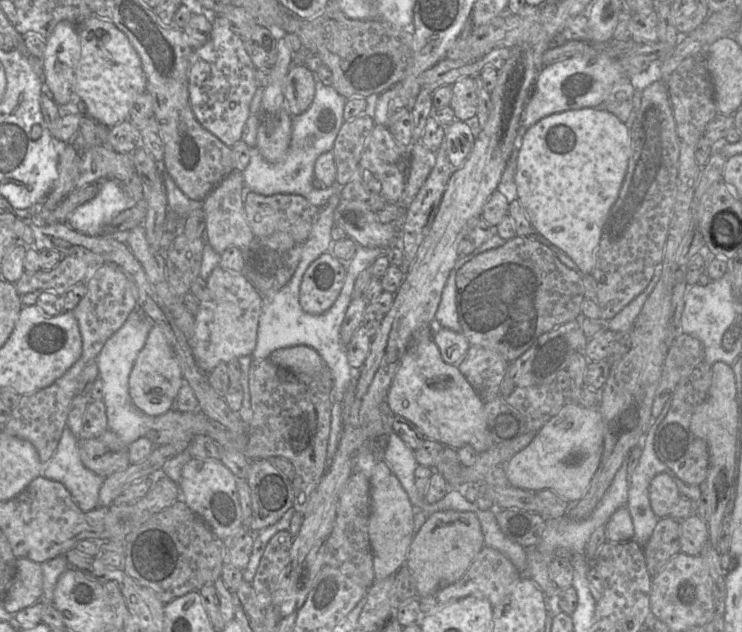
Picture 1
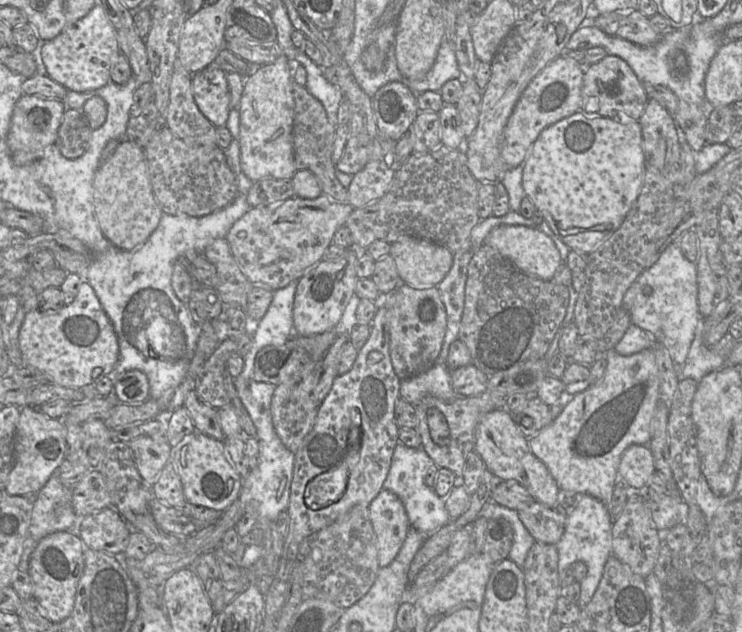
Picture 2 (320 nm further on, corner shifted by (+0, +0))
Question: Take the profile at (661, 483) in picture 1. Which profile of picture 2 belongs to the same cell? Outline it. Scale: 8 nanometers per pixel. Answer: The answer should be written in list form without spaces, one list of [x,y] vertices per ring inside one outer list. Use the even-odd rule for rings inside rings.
[[[631,445],[623,453],[618,469],[619,481],[622,481],[630,491],[644,492],[654,472],[654,458],[647,445]]]

